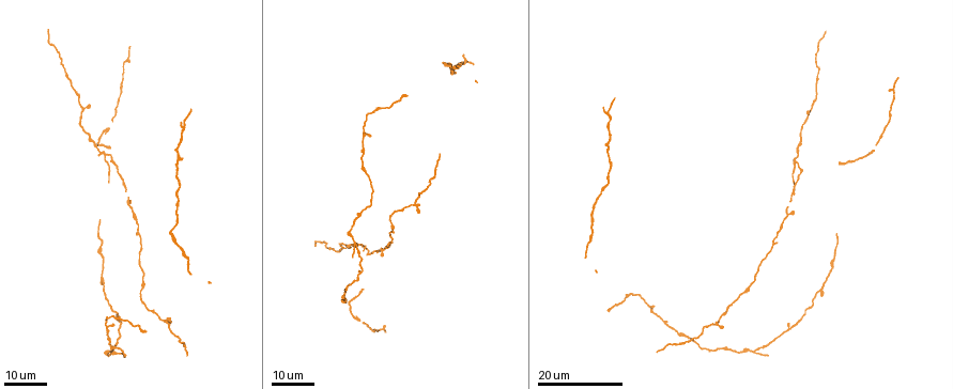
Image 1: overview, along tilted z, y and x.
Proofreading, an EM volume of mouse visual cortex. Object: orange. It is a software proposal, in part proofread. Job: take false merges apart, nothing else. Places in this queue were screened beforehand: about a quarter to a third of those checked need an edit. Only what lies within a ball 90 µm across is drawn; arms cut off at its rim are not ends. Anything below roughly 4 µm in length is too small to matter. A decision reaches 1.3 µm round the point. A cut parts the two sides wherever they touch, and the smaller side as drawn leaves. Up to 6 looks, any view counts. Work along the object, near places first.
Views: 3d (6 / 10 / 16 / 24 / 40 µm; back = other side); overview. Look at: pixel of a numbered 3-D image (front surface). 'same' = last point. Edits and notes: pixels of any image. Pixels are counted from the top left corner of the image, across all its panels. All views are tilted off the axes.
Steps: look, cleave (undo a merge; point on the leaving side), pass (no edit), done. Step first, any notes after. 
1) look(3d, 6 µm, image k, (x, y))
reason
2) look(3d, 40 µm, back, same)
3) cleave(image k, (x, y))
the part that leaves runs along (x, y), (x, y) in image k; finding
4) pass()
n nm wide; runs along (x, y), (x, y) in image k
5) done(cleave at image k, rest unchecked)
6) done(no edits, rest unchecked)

look(3d, 16 µm, image 1, (793, 161))
a fork

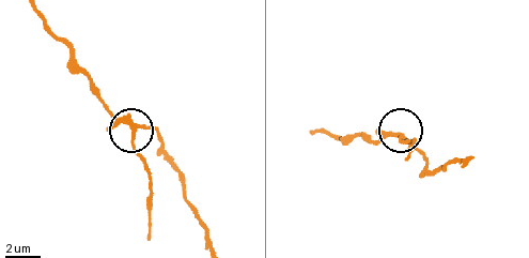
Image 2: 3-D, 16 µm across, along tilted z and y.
look(3d, 6 µm, image 2, (137, 128))
closer look

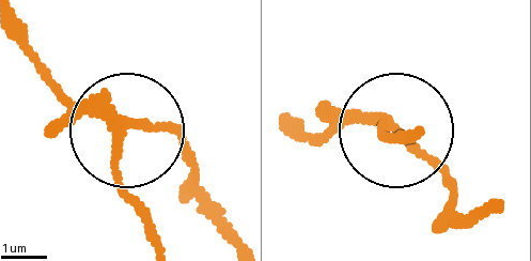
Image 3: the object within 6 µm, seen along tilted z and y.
look(3d, 6 µm, back, image 3, (129, 124))
other side

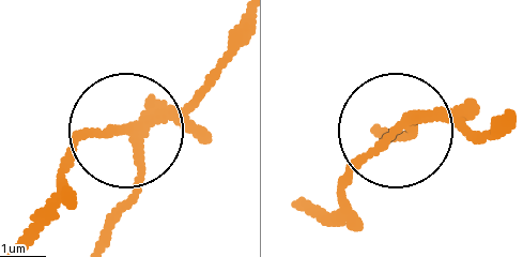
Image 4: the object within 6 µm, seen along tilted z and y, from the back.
cleave(image 4, (141, 180))
side arm 12 µm; the part that leaves runs along (157, 118), (108, 241) in image 4; two cells meet here

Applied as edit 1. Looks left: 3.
look(overview)
see it whole again

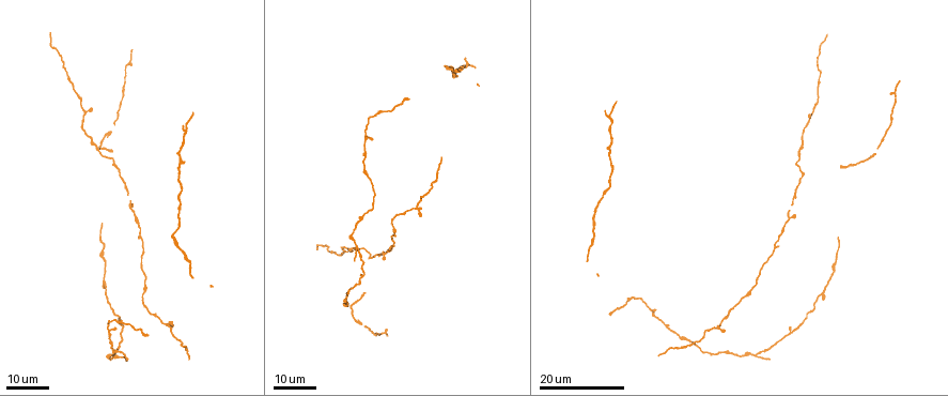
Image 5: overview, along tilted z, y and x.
look(3d, 24 µm, image 5, (140, 234))
two arms in line, one across

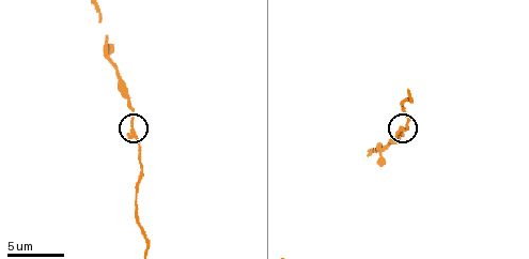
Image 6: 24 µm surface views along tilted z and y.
look(3d, 10 µm, image 6, (132, 129))
zoom in

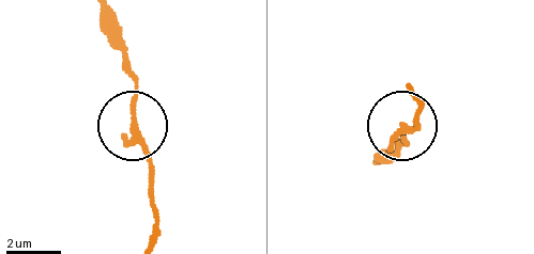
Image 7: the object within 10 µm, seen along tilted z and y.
pass()
runs along (148, 241), (154, 188), (136, 115), (132, 65) in image 7; all the same cell

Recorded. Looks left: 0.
done(cleave at image 4, rest unchecked)

